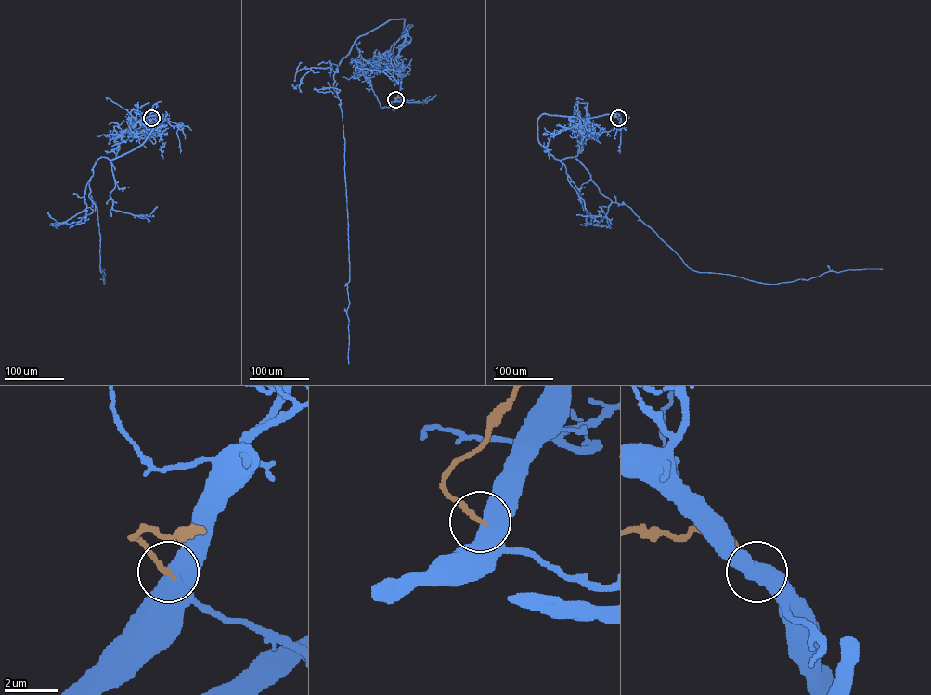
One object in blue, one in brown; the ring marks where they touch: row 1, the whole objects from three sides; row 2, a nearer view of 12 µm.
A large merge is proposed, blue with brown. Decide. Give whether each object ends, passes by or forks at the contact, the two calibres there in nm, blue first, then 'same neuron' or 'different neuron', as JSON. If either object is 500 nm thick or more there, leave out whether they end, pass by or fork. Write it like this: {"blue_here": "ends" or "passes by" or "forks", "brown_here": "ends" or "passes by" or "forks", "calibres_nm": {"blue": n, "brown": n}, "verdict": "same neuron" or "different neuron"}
{"calibres_nm": {"blue": 550, "brown": 200}, "verdict": "different neuron"}

